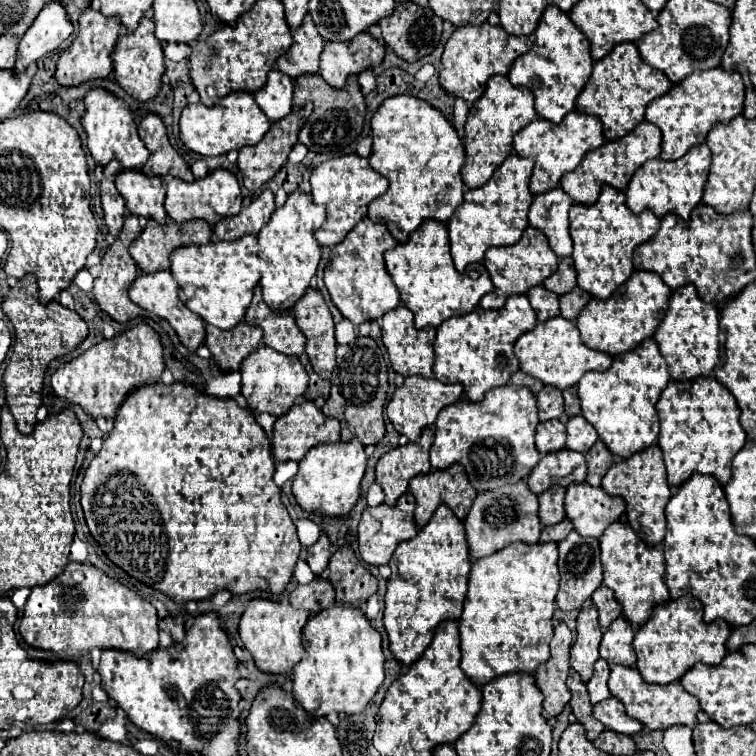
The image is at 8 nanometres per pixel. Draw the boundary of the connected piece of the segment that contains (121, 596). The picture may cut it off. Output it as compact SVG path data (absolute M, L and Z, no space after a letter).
M68 561L64 571L46 585L36 585L30 591L30 597L20 617L20 635L32 647L54 651L58 659L76 659L78 653L90 651L92 647L116 647L124 651L136 651L144 655L158 647L158 615L154 605L140 597L136 591L128 589L120 581L108 577L102 569L90 563Z

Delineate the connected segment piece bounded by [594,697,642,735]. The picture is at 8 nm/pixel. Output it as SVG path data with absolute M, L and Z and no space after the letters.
M608 697L594 705L594 717L604 723L606 729L612 729L616 733L634 735L642 729L642 723L638 719L630 719L624 711L624 703L616 697Z

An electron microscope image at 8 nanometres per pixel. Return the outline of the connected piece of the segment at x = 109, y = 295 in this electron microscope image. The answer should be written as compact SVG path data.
M126 215L124 227L122 227L120 235L116 237L116 241L108 247L108 251L106 251L104 257L102 257L102 261L100 261L98 265L90 267L90 273L92 273L92 277L94 277L94 289L92 289L94 299L98 301L98 305L100 305L112 319L116 319L116 321L120 321L120 323L126 323L126 321L130 321L130 319L134 319L134 317L138 317L138 315L144 315L144 311L142 311L136 303L132 303L130 297L128 297L128 285L130 285L130 281L138 275L138 267L136 267L134 259L128 255L128 245L140 235L140 231L142 231L142 227L140 227L140 217L136 217L136 215Z

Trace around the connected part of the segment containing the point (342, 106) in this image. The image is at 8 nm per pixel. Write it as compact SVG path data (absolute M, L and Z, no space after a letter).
M318 73L296 77L294 79L294 105L304 107L308 101L314 103L314 111L310 113L308 121L304 123L304 127L298 135L298 141L304 143L310 151L342 153L344 147L348 147L356 139L356 135L362 133L366 103L364 103L364 95L360 91L360 85L356 81L356 75L350 75L342 89L330 87Z

